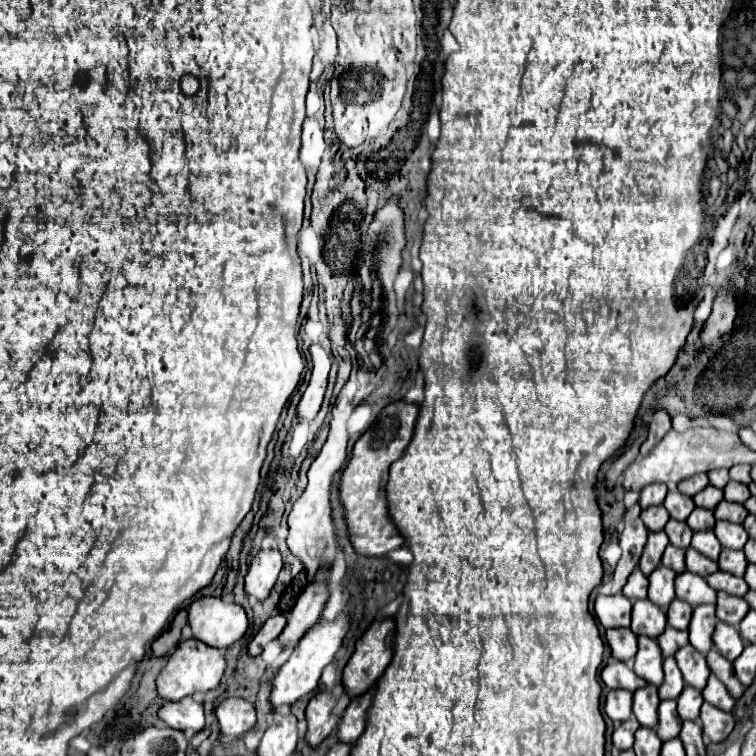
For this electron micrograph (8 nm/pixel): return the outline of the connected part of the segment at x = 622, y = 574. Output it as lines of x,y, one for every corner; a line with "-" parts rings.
638,504
630,506
624,514
624,532
620,534
620,546
622,546
622,558
618,560
616,568
614,568
614,586
612,586
612,594
620,592
622,586
626,584
630,572
638,566
640,554
644,550
646,544
646,536
648,536
648,528
644,526
642,518
640,518
642,508

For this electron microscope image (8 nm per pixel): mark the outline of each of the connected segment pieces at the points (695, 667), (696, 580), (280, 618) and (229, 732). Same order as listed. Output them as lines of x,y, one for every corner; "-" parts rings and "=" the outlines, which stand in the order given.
688,644
688,646
680,648
674,654
674,658
678,662
678,668
680,668
682,676
684,676
684,682
702,690
706,686
706,680
708,680
708,674
710,674
710,668
706,664
706,656
700,654
698,650
694,650
=
686,570
676,576
676,598
688,602
690,606
698,606
704,602
716,604
716,590
710,588
708,582
698,574
=
276,614
276,616
268,618
266,624
260,628
260,632
258,632
258,634
254,636
254,640
250,642
248,654
250,654
250,656
258,656
258,654
264,650
264,646
266,646
270,640
274,640
274,638
284,630
284,626
286,626
286,616
284,616
284,614
=
224,698
216,708
216,718
224,736
240,738
256,726
256,708
244,698

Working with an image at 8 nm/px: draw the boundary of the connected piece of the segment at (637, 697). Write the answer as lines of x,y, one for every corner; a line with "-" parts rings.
646,684
644,688
634,692
634,716
642,726
656,728
658,726
658,688
654,684

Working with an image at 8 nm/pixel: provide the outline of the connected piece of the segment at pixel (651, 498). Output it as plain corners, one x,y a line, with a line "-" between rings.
648,484
640,492
640,506
648,508
652,504
662,504
666,498
666,492
668,492
666,484

